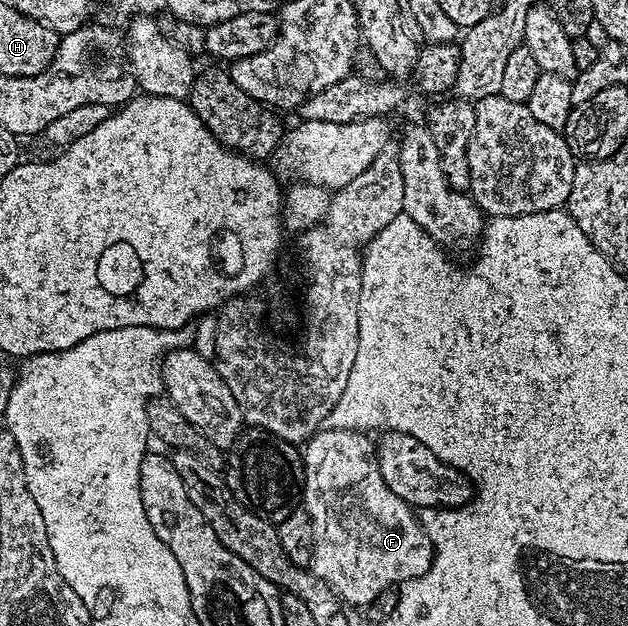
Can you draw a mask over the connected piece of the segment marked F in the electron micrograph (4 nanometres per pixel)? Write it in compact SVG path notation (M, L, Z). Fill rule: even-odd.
M321 429L302 447L304 486L302 509L308 515L311 534L316 544L310 547L310 570L330 588L337 600L345 599L352 609L364 609L387 587L395 588L414 577L422 577L432 564L432 542L420 524L417 512L398 493L390 493L390 485L382 481L376 443L359 430L328 431Z

